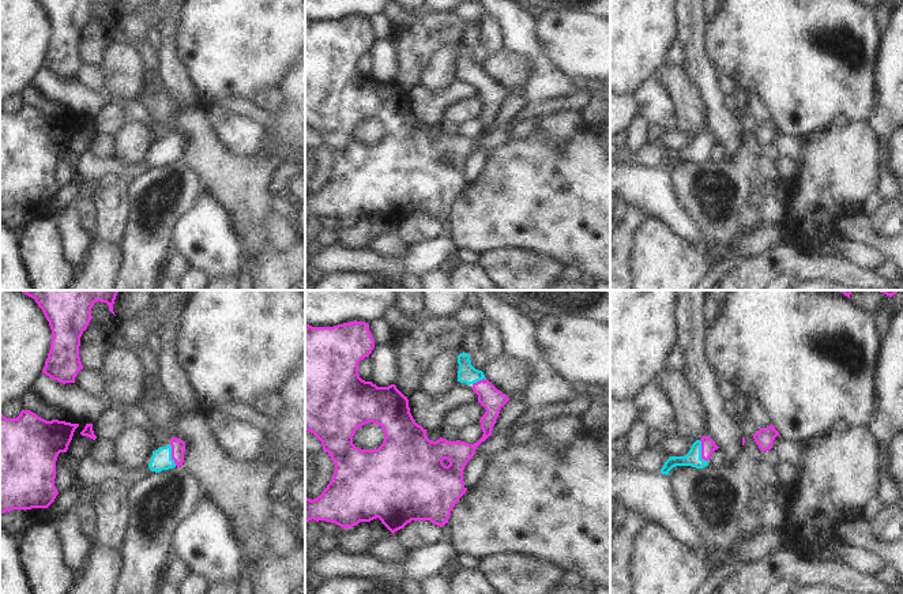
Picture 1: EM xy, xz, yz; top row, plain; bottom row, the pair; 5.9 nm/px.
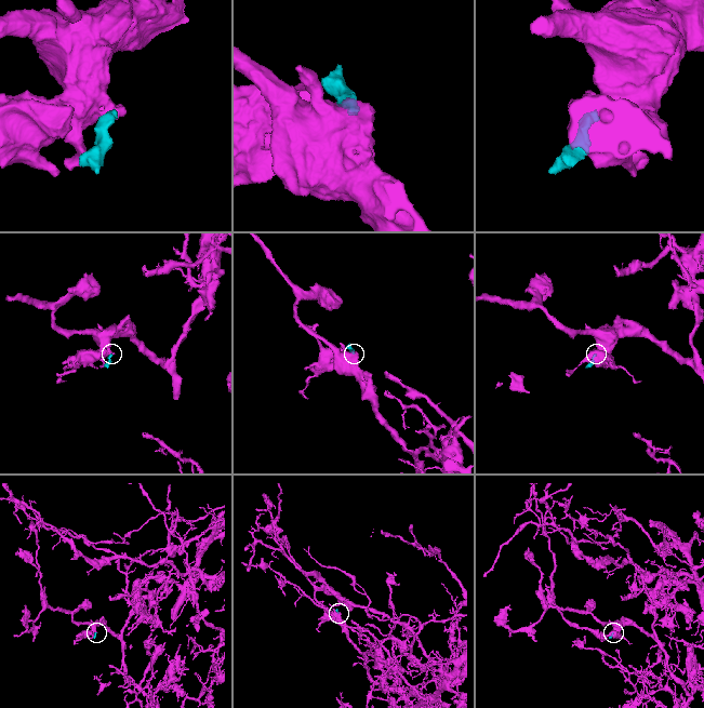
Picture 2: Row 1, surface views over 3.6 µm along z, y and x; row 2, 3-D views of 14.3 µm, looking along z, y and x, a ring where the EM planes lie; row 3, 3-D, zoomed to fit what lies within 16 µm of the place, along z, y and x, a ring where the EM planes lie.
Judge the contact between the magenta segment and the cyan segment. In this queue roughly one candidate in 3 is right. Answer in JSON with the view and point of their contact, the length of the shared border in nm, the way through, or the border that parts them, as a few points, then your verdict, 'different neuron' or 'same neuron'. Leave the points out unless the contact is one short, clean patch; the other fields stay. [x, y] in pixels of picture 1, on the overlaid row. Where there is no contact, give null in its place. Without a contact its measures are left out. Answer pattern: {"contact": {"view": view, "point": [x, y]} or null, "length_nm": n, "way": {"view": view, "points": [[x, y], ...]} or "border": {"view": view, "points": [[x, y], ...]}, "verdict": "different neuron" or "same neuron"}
{"contact": {"view": "yz", "point": [702, 451]}, "length_nm": 140, "way": {"view": "yz", "points": [[708, 446], [702, 451], [693, 458]]}, "verdict": "same neuron"}

